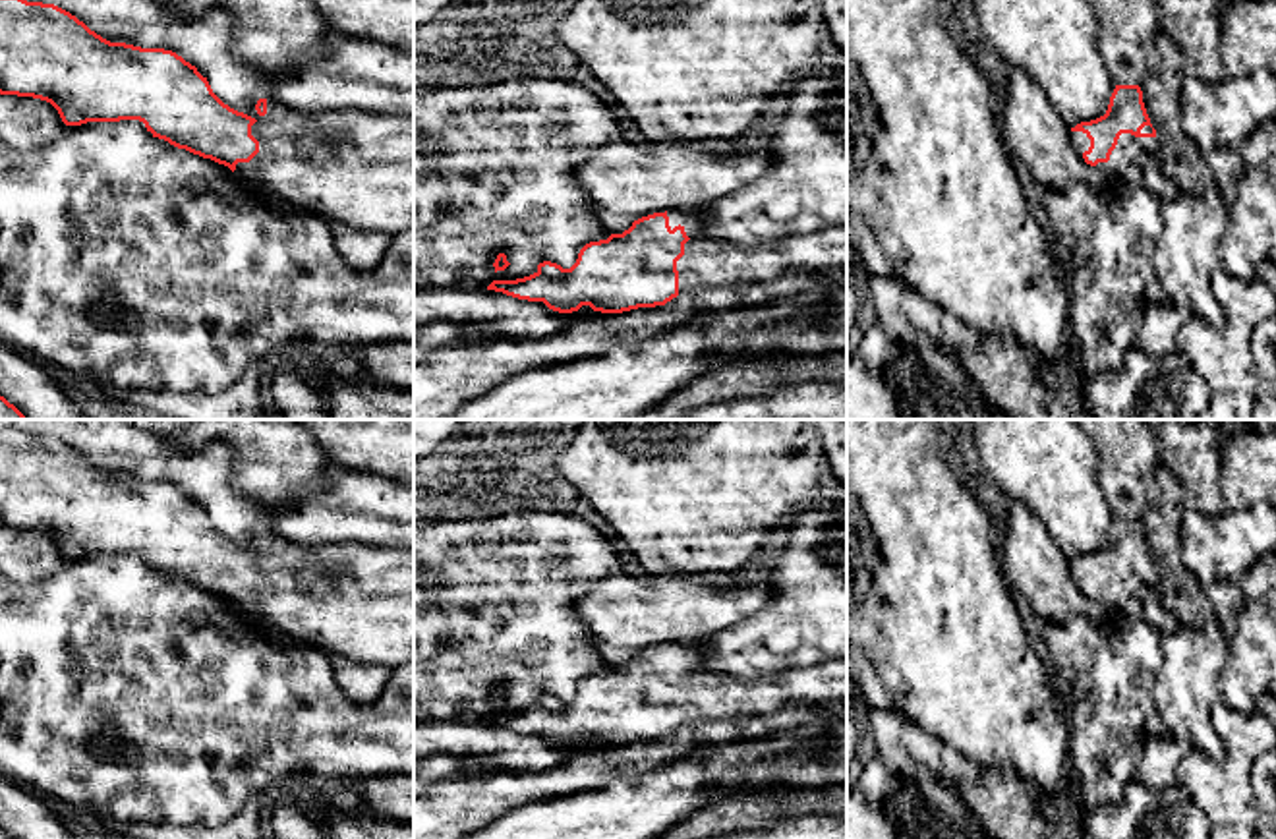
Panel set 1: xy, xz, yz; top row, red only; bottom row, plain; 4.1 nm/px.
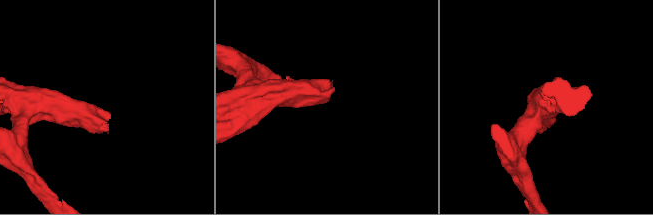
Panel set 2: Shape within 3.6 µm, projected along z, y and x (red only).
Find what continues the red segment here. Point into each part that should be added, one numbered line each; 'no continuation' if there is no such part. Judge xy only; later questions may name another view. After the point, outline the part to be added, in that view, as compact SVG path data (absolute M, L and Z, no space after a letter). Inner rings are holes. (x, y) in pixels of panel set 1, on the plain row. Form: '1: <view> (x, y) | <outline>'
1: xy (360, 606) | M267 532L267 547L261 549L251 559L251 568L259 574L259 586L249 595L236 597L234 605L240 607L242 611L255 613L273 621L280 630L288 632L298 640L309 642L313 648L319 648L327 655L340 655L358 663L379 663L391 669L398 665L414 663L414 551L412 549L371 547L360 543L327 543L321 547L296 547L294 543L276 535L275 532ZM309 564L317 568L317 576L309 584L300 584L298 572Z

